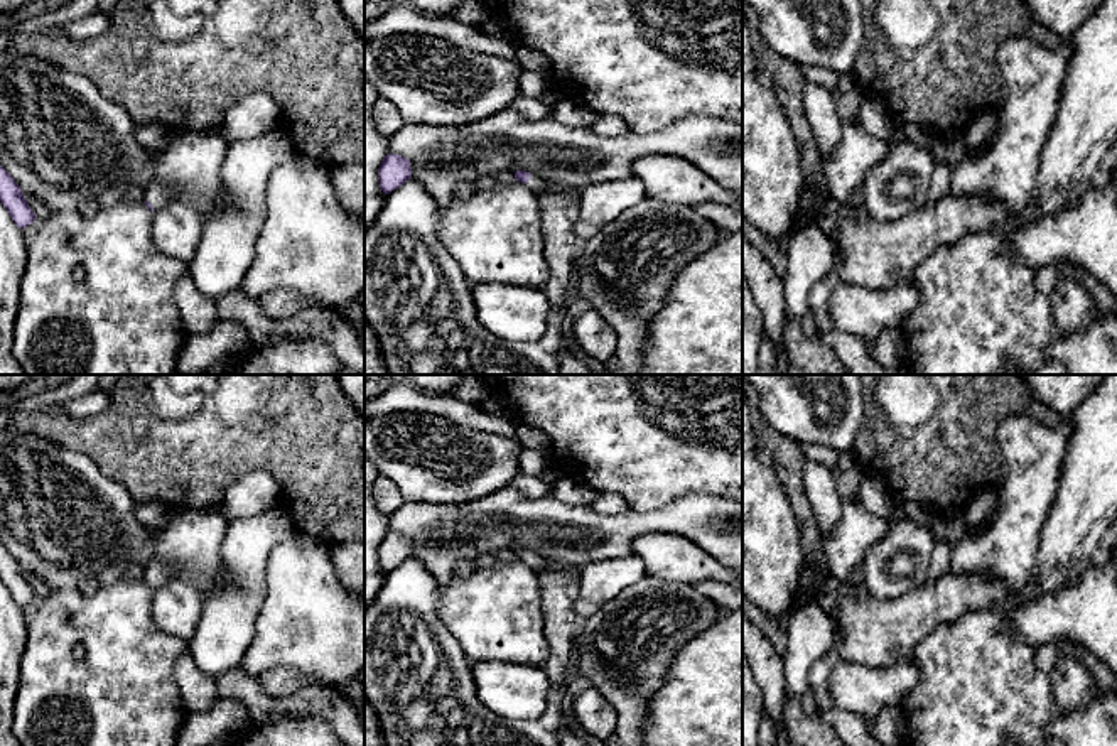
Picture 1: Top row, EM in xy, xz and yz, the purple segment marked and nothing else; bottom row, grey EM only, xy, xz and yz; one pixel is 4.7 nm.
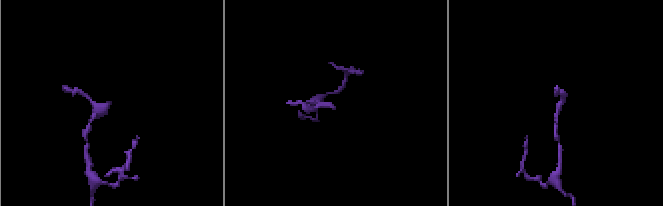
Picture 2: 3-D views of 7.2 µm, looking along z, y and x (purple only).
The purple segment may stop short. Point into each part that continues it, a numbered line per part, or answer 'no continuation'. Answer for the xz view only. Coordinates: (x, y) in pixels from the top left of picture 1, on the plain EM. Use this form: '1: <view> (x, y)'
1: xz (537, 562)

